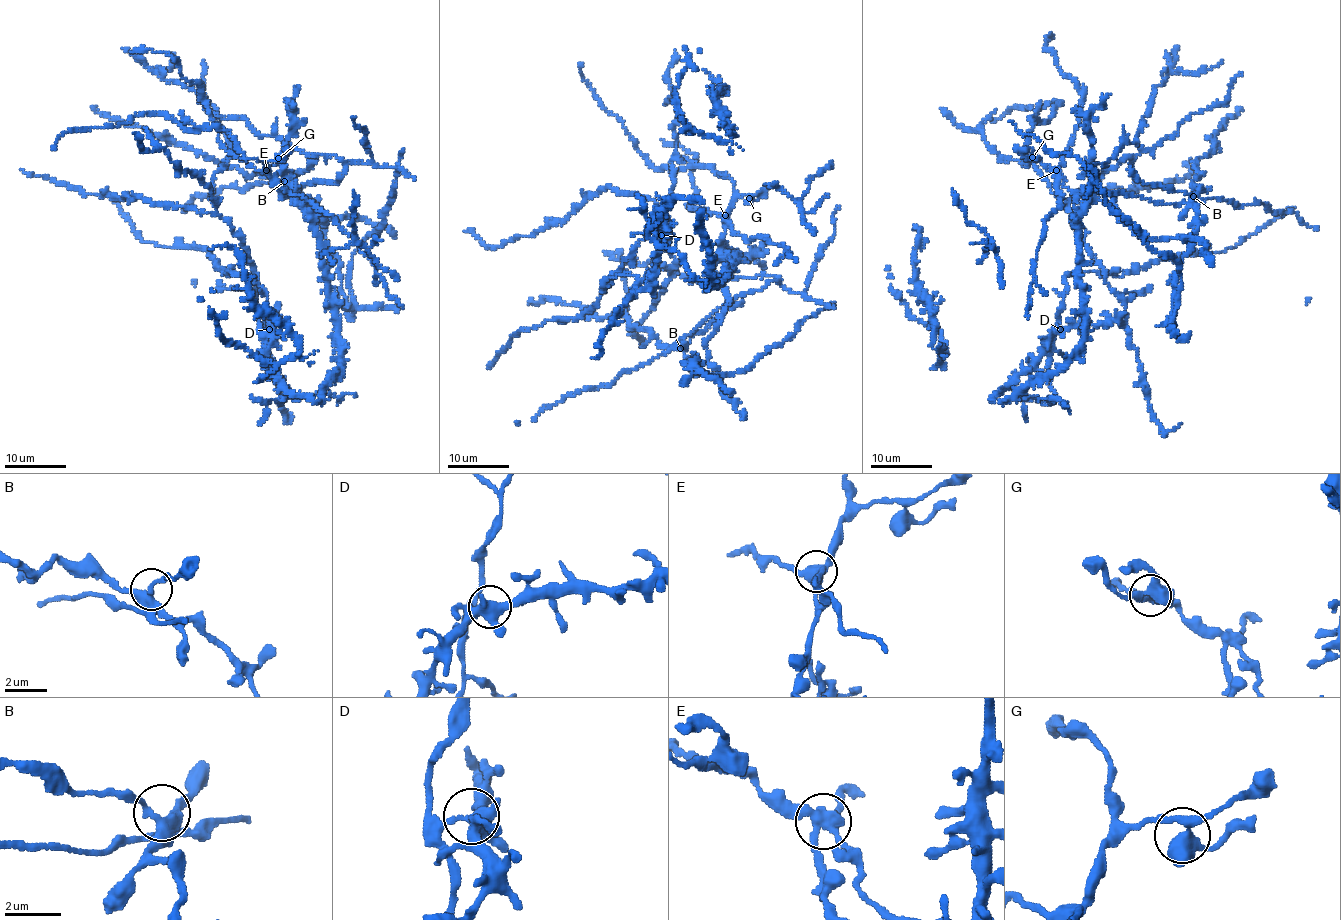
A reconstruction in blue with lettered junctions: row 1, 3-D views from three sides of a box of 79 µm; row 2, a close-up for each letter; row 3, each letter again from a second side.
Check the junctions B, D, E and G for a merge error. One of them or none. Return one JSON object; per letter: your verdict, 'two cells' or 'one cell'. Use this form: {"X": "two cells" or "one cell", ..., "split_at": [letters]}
{"B": "one cell", "D": "one cell", "E": "two cells", "G": "one cell", "split_at": ["E"]}

